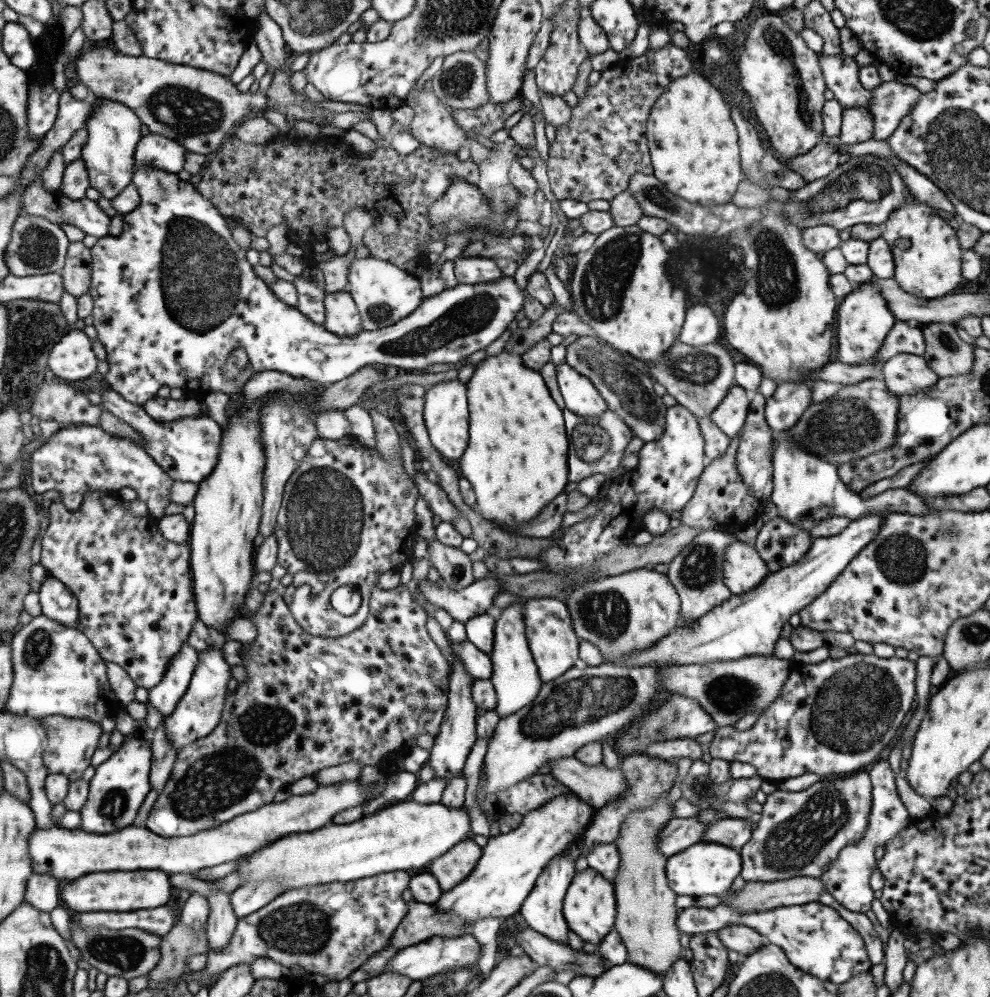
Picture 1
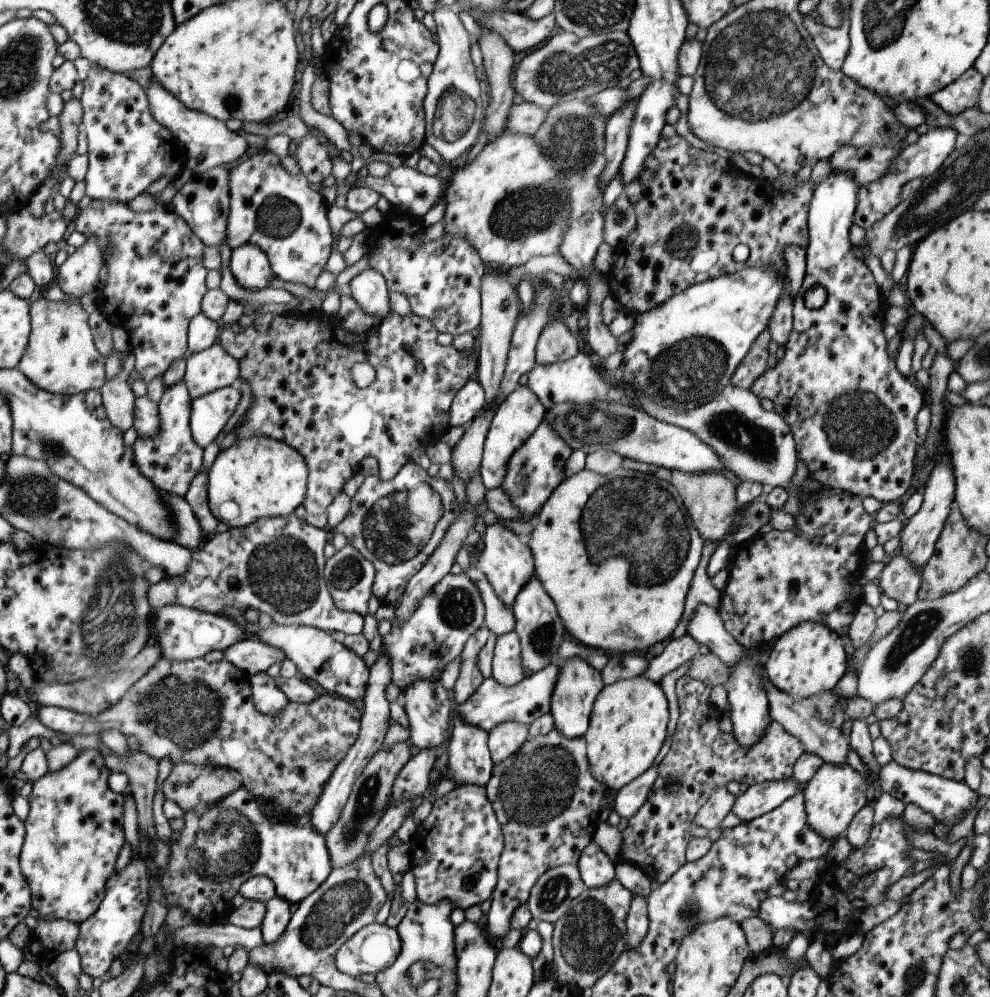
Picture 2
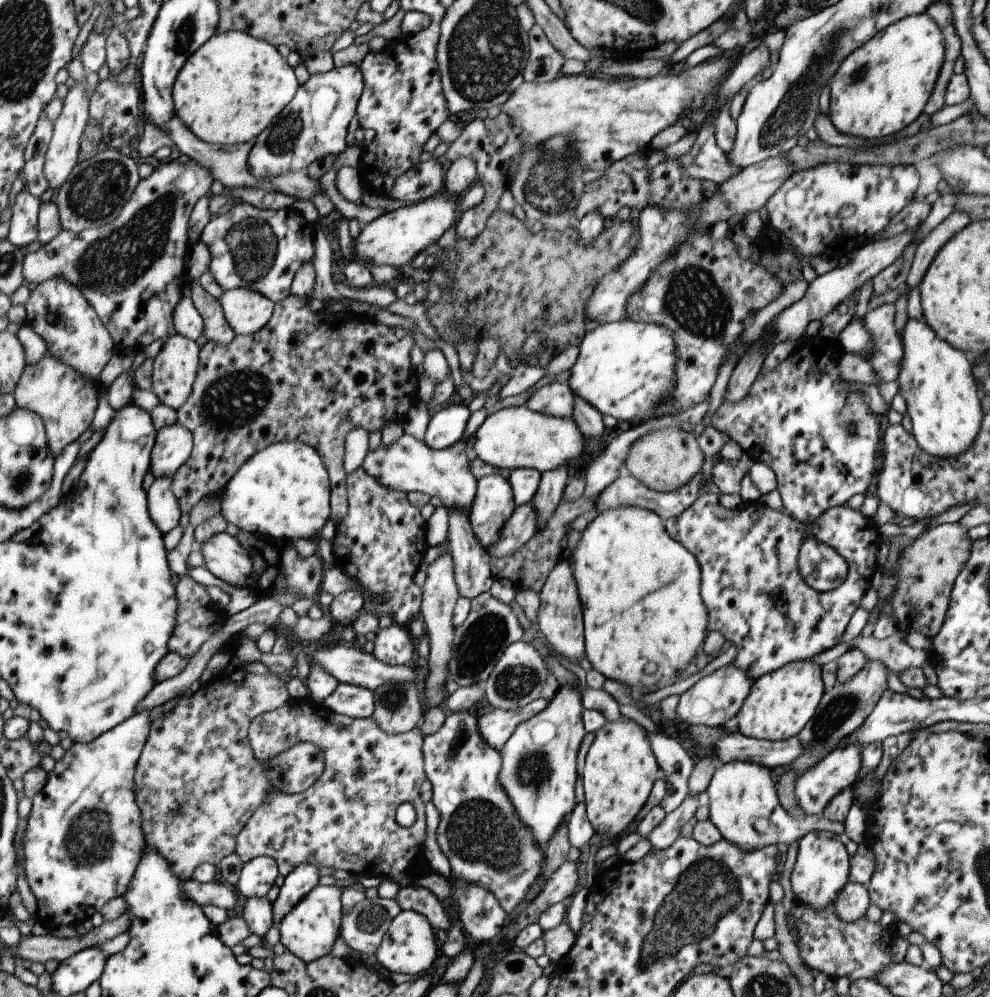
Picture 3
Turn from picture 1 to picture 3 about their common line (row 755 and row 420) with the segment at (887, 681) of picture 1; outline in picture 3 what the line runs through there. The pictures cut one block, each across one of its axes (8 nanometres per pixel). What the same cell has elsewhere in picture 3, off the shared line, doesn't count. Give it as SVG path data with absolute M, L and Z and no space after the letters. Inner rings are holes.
M815 335L795 343L781 364L765 374L757 373L743 400L735 404L721 402L721 406L711 416L710 425L739 444L742 452L752 458L753 462L765 463L774 472L784 512L805 526L804 539L796 556L797 570L807 586L823 592L843 582L847 565L833 548L817 540L810 531L810 525L827 508L843 505L853 494L866 495L873 491L880 453L879 416L869 412L863 392L853 392L855 383L851 386L851 383L839 380L837 359L841 354L833 348L830 338Z

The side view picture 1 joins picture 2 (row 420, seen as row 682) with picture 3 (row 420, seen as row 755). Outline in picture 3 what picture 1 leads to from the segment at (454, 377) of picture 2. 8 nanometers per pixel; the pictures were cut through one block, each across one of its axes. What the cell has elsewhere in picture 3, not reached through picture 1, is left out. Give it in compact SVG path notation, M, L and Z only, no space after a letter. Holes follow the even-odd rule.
M293 294L274 303L271 318L261 330L235 336L227 346L207 341L199 348L199 366L191 392L183 406L175 410L176 423L187 428L193 439L189 458L170 476L171 494L175 495L181 514L188 513L205 496L220 498L229 478L256 452L273 443L299 441L315 449L327 471L330 520L343 520L347 514L342 466L345 434L353 428L362 428L366 433L381 431L387 420L395 420L397 396L401 414L418 399L418 379L409 361L413 343L410 330L388 327L351 311L314 313L307 298Z

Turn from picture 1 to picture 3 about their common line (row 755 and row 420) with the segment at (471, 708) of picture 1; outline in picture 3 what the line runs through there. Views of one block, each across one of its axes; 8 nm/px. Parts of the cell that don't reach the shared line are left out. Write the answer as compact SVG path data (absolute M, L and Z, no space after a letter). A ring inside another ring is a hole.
M463 402L434 410L429 416L423 442L431 450L443 450L454 445L463 436L471 413Z

